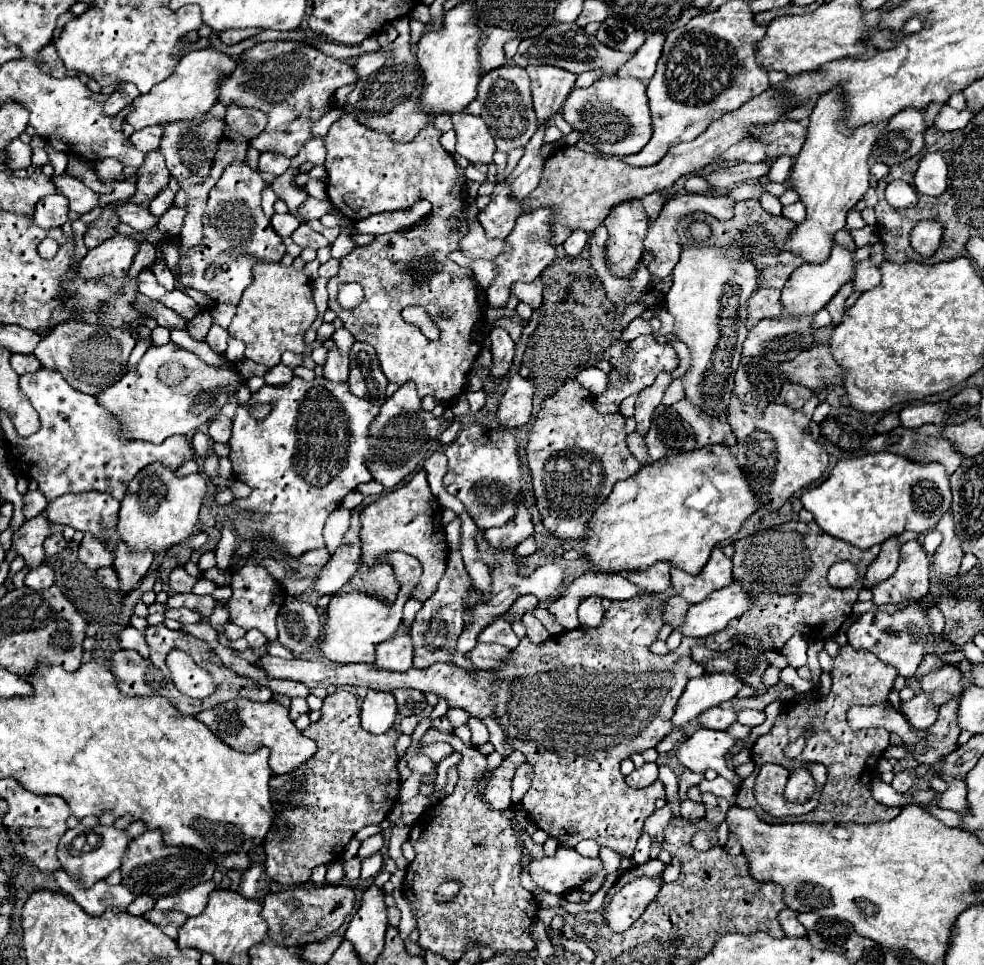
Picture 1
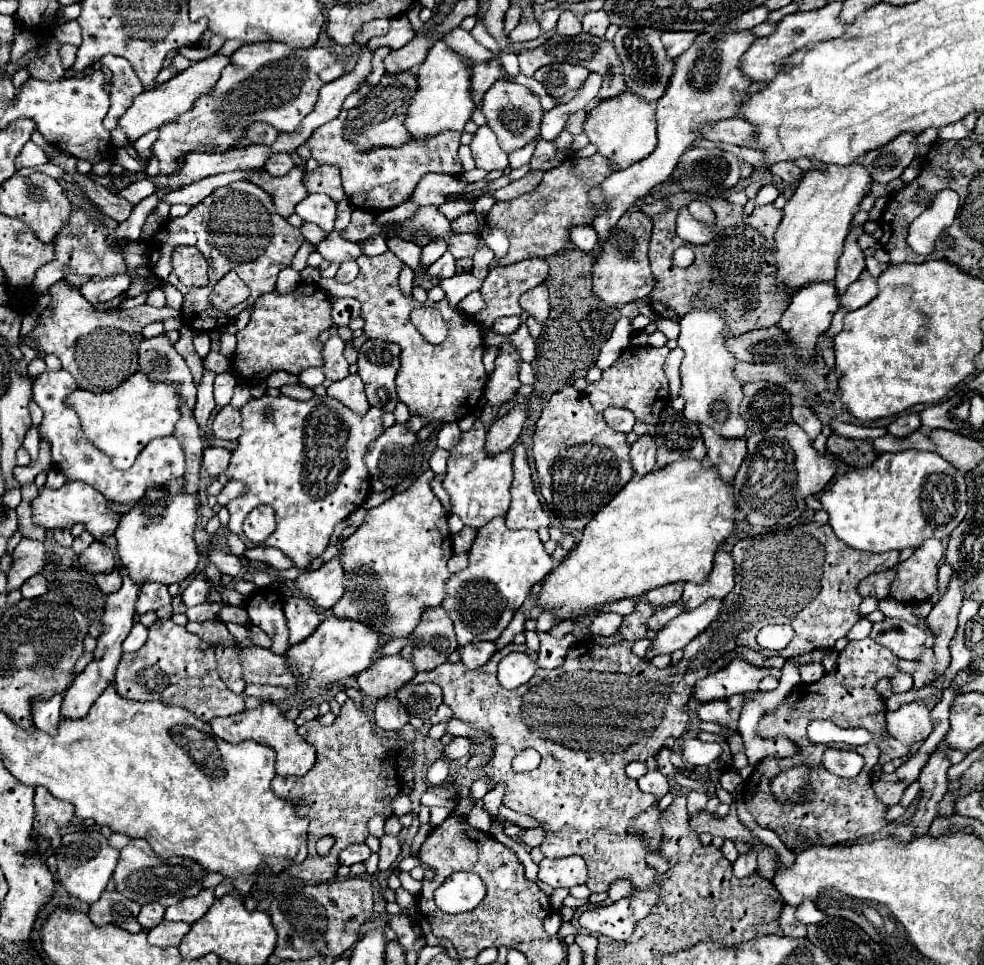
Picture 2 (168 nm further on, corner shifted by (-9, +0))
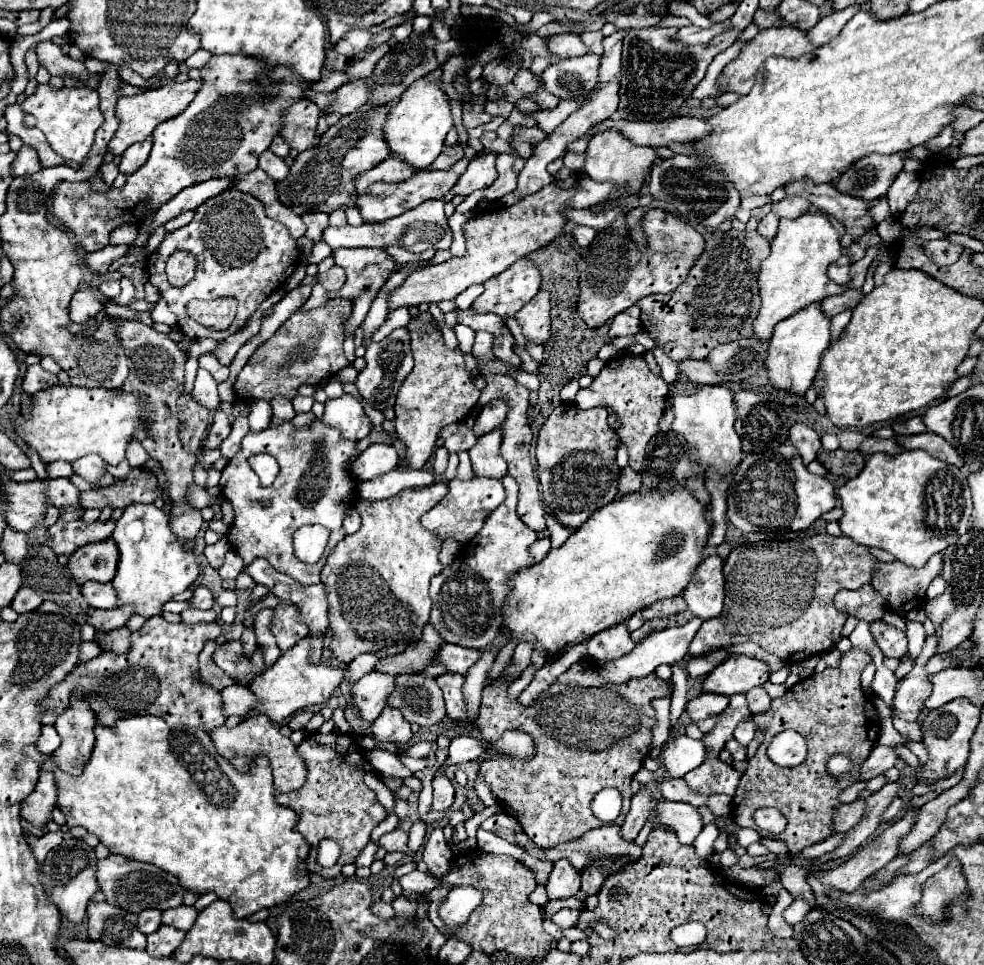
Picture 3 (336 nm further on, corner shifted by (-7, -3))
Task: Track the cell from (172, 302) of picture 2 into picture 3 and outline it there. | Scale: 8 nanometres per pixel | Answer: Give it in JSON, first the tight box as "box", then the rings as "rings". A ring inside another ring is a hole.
{"box":[152,299,176,327],"rings":[[[160,299],[160,301],[156,303],[156,307],[154,307],[154,311],[152,311],[152,319],[154,319],[156,323],[166,323],[166,325],[170,325],[170,327],[176,325],[176,315],[168,309],[168,303],[166,303],[164,299]]]}

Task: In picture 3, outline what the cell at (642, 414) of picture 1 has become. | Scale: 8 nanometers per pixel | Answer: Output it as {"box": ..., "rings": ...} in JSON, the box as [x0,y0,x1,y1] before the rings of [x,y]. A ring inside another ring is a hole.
{"box":[620,467,642,495],"rings":[[[624,467],[622,469],[622,475],[620,475],[620,495],[626,495],[626,493],[634,493],[638,491],[642,485],[642,475],[638,471],[634,471],[632,467]]]}

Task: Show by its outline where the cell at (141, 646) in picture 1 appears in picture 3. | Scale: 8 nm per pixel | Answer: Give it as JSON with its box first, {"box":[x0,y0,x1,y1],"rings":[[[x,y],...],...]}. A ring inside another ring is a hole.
{"box":[108,627,132,653],"rings":[[[120,627],[112,633],[108,633],[108,649],[114,653],[128,653],[130,651],[130,635],[132,635],[132,631],[128,627]]]}

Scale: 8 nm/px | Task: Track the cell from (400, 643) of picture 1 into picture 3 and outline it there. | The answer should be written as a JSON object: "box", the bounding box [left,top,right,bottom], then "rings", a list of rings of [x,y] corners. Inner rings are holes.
{"box":[352,671,396,721],"rings":[[[370,671],[352,687],[352,701],[360,709],[362,719],[374,721],[388,703],[388,695],[396,687],[396,675]]]}

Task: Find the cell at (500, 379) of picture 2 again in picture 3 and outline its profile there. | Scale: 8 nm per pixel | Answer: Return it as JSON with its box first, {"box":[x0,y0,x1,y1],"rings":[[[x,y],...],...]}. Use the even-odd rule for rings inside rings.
{"box":[472,399,508,435],"rings":[[[494,399],[488,405],[484,405],[484,409],[480,411],[476,425],[472,429],[476,429],[476,435],[484,435],[496,427],[500,427],[504,423],[508,415],[508,401],[506,399]]]}

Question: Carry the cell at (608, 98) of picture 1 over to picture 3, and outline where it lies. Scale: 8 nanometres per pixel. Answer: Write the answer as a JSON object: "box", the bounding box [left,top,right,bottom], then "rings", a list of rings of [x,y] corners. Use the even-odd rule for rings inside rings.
{"box":[584,129,656,185],"rings":[[[606,129],[600,133],[594,133],[590,137],[590,145],[586,149],[586,167],[584,173],[594,181],[614,181],[614,183],[630,183],[638,185],[646,173],[646,169],[652,167],[656,161],[654,147],[642,147],[634,145],[630,139],[626,139],[618,129]]]}

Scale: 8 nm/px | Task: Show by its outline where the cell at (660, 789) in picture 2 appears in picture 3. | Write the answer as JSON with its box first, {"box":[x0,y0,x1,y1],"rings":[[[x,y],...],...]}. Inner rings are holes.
{"box":[622,787,656,839],"rings":[[[640,787],[640,791],[632,797],[632,807],[626,815],[626,821],[622,825],[622,833],[628,839],[636,839],[636,835],[640,833],[640,829],[644,827],[648,815],[654,811],[656,807],[656,795],[648,789],[648,787]]]}

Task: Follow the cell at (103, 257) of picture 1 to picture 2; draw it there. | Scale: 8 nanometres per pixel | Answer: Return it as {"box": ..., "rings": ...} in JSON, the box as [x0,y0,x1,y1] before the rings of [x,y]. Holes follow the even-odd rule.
{"box":[80,276,130,304],"rings":[[[94,276],[86,284],[80,286],[80,292],[90,304],[98,304],[98,302],[108,302],[120,296],[122,292],[128,290],[128,286],[130,286],[128,276],[112,276],[112,278]]]}

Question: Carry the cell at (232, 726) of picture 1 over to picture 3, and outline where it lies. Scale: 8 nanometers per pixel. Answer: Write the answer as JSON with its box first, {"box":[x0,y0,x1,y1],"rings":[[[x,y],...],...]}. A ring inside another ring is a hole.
{"box":[210,715,306,793],"rings":[[[250,715],[246,717],[238,727],[230,729],[226,725],[216,727],[210,733],[216,749],[220,755],[228,759],[250,759],[252,755],[266,755],[270,759],[270,767],[274,773],[274,791],[276,793],[286,793],[286,791],[296,791],[304,785],[306,781],[306,763],[296,751],[296,745],[290,741],[290,737],[280,735],[280,731],[272,725],[272,721],[266,715]]]}

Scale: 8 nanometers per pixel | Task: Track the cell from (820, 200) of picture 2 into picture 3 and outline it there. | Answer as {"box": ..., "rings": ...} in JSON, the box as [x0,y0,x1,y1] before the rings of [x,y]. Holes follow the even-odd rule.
{"box":[754,211,877,341],"rings":[[[806,211],[796,219],[780,219],[778,233],[772,239],[770,247],[772,247],[772,253],[770,257],[764,259],[758,273],[762,305],[754,321],[754,335],[764,341],[772,337],[772,329],[778,321],[808,307],[810,303],[822,301],[828,295],[836,295],[840,293],[840,289],[846,289],[846,287],[861,288],[868,268],[877,254],[876,247],[868,248],[864,258],[851,265],[852,281],[848,285],[840,286],[830,281],[826,271],[828,271],[828,265],[842,255],[842,245],[840,245],[838,231],[832,227],[832,223],[828,221],[828,215],[822,211]]]}

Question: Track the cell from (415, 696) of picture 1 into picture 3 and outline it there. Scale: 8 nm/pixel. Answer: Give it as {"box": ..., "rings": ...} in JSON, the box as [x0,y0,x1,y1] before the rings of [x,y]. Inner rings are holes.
{"box":[388,675,446,727],"rings":[[[398,675],[388,705],[400,709],[408,723],[420,727],[438,725],[446,717],[442,689],[434,679],[424,675]]]}

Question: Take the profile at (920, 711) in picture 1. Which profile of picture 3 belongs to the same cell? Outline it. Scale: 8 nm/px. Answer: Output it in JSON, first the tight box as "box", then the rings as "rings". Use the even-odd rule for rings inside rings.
{"box":[860,747,898,779],"rings":[[[874,747],[868,761],[864,761],[860,773],[862,779],[872,779],[876,775],[886,773],[890,767],[894,767],[894,761],[898,759],[894,753],[896,747]]]}

